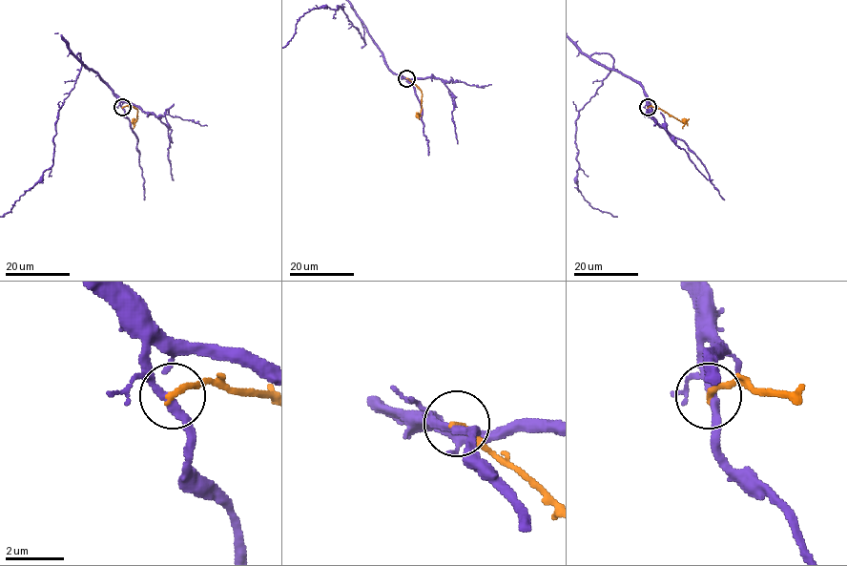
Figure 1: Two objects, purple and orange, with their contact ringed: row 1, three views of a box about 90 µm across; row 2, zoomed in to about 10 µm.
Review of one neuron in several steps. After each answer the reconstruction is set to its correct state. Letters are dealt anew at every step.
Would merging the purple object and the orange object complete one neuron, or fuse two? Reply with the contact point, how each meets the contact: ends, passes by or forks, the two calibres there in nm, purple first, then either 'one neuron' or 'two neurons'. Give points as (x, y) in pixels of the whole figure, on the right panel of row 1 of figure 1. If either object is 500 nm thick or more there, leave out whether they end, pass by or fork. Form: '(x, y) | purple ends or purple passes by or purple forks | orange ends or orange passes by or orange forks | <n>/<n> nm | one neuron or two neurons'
(648, 107) | purple passes by | orange ends | 260/200 nm | two neurons

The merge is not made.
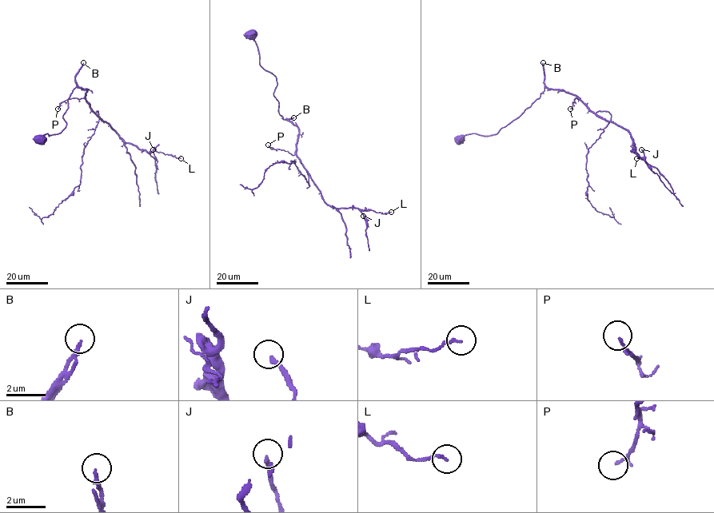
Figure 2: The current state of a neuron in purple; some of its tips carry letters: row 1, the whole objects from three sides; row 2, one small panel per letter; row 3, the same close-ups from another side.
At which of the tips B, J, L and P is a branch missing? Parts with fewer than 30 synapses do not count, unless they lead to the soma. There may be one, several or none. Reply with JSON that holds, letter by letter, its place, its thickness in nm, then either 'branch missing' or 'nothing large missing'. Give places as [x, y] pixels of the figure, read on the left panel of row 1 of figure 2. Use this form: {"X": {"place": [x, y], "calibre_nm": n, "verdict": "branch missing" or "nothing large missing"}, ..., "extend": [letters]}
{"B": {"place": [83, 62], "calibre_nm": 180, "verdict": "branch missing"}, "J": {"place": [153, 149], "calibre_nm": 190, "verdict": "nothing large missing"}, "L": {"place": [181, 158], "calibre_nm": 120, "verdict": "nothing large missing"}, "P": {"place": [57, 109], "calibre_nm": 130, "verdict": "nothing large missing"}, "extend": ["B"]}

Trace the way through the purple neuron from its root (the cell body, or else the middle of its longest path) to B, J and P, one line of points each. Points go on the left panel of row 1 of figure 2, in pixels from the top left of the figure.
B: (39, 138), (46, 133), (59, 133), (65, 128), (62, 115), (76, 86), (75, 75), (83, 62)
J: (39, 138), (65, 128), (68, 99), (81, 87), (88, 89), (89, 106), (126, 142), (153, 158), (153, 149)
P: (39, 138), (65, 128), (62, 115), (69, 94), (76, 87), (88, 89), (84, 97), (66, 99), (57, 109)

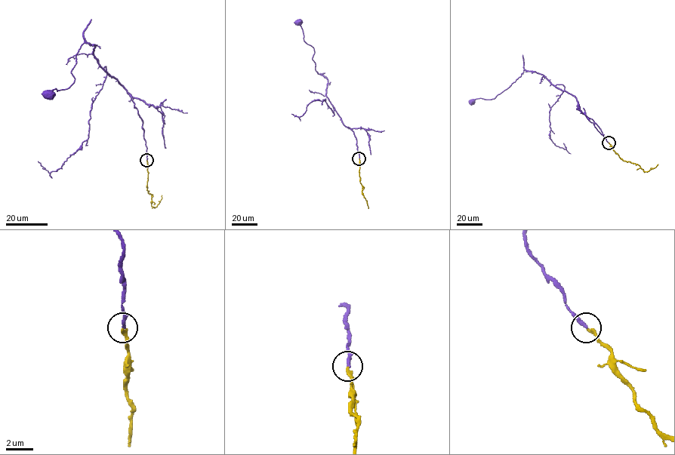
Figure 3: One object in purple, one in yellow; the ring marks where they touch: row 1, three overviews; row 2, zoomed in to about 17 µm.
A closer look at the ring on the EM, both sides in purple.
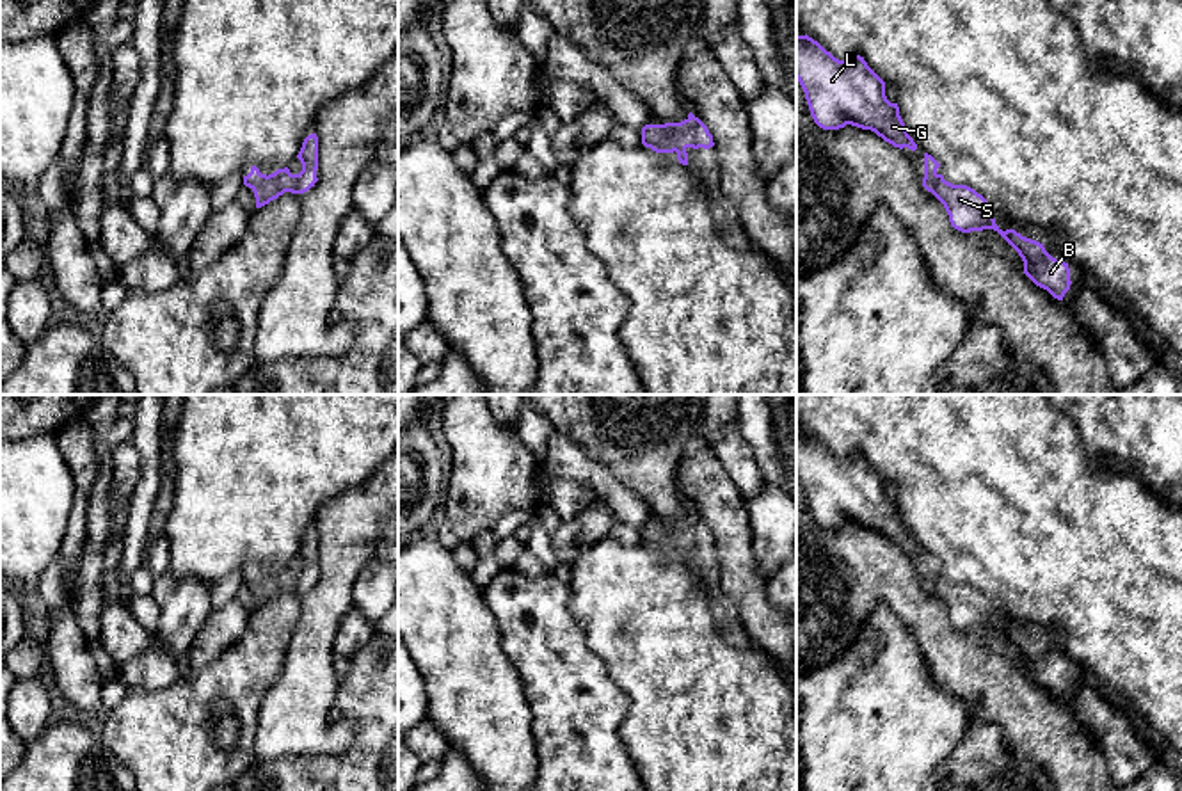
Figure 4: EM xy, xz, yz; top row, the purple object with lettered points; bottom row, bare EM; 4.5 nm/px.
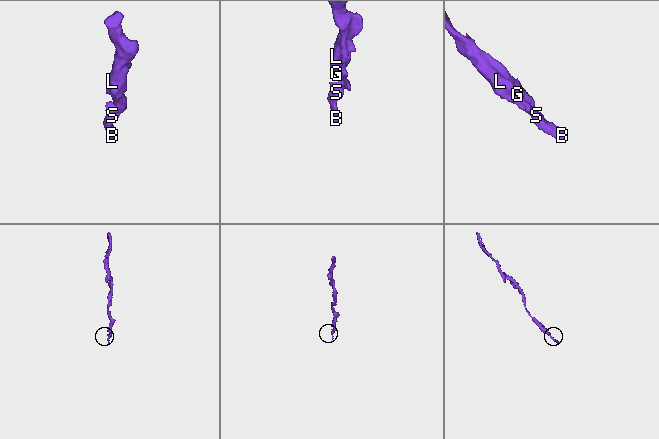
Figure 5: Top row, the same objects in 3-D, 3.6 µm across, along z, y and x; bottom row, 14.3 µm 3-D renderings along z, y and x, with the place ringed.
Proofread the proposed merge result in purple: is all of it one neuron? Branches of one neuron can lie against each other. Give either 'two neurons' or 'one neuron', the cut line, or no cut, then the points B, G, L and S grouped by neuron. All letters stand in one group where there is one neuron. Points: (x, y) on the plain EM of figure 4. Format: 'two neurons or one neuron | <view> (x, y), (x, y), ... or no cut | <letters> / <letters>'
one neuron | no cut | B G L S

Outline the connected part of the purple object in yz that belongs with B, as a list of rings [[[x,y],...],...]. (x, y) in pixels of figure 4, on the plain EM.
[[[924,551],[922,585],[931,590],[946,606],[949,620],[962,631],[994,627],[1022,656],[1024,672],[1054,697],[1063,699],[1070,688],[1070,667],[1063,658],[1052,656],[1043,642],[1026,636],[1015,627],[1002,629],[988,608],[986,597],[967,583],[953,583],[937,571],[940,562]]]

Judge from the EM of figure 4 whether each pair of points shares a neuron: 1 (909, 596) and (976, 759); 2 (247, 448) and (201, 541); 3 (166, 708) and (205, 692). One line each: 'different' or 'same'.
1: different
2: same
3: same

